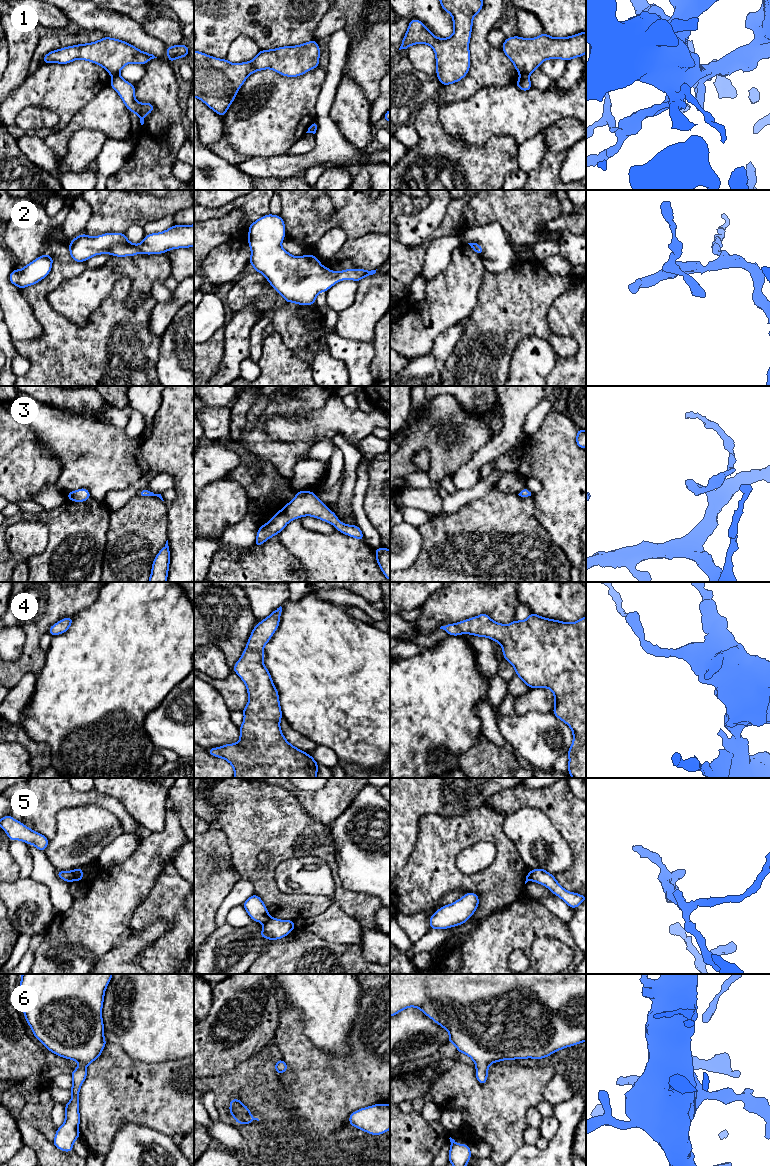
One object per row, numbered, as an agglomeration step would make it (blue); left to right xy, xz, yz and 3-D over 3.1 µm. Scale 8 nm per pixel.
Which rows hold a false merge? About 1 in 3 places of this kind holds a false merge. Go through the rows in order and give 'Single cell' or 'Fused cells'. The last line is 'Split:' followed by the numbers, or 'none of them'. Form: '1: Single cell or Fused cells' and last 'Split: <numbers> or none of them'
1: Fused cells
2: Single cell
3: Single cell
4: Single cell
5: Fused cells
6: Single cell
Split: 1, 5

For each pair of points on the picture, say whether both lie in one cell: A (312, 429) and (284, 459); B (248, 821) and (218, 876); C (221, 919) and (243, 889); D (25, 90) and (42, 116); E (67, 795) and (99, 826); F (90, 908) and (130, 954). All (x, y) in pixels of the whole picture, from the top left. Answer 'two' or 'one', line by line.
A: two
B: two
C: one
D: two
E: two
F: two

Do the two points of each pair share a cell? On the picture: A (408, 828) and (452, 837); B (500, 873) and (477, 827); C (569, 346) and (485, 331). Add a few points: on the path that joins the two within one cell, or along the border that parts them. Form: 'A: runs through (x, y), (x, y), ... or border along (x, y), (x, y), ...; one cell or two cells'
A: border along (435, 813), (420, 818), (418, 839), (411, 852); two cells
B: runs through (502, 860), (502, 845), (490, 833); one cell
C: runs through (548, 336), (540, 329), (506, 329); one cell

